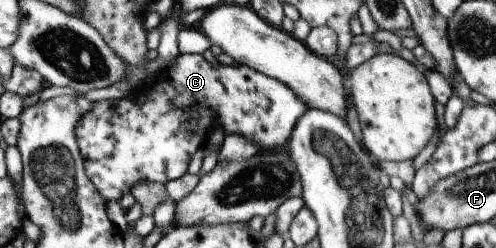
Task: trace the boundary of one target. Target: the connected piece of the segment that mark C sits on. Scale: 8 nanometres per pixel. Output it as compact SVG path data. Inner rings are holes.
M181 54L175 63L171 65L171 81L169 77L160 77L153 81L147 80L140 84L140 87L136 90L128 92L119 99L111 99L92 103L93 107L91 111L83 114L83 119L80 121L80 125L77 125L77 141L80 142L81 155L84 157L85 169L87 170L89 179L93 181L93 185L97 186L100 190L101 195L105 196L107 201L118 201L127 193L132 193L136 185L139 185L141 181L152 181L153 183L167 183L167 181L179 179L187 173L187 167L191 163L191 157L195 155L195 151L203 149L206 140L209 135L213 132L213 126L220 125L223 132L229 135L241 135L241 137L247 137L253 145L259 145L259 149L262 150L280 150L287 147L290 137L292 136L293 129L297 127L301 115L305 113L307 109L310 109L309 105L305 103L304 98L300 98L291 87L285 85L285 82L277 81L277 78L269 77L266 73L261 73L260 70L253 69L247 65L236 64L236 65L221 65L213 68L207 59L202 54ZM172 103L175 103L177 107L185 104L187 107L187 117L191 115L190 121L181 121L181 111L173 110ZM197 107L199 107L199 125L193 123L193 115L197 115Z

